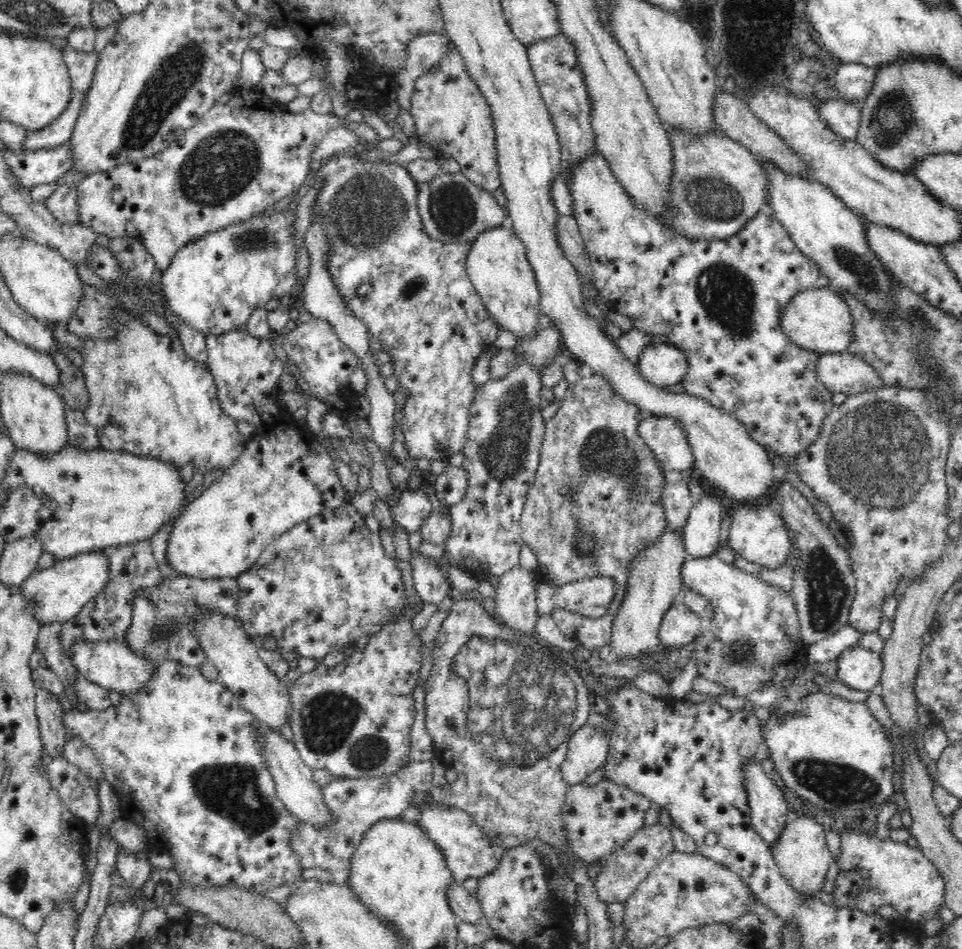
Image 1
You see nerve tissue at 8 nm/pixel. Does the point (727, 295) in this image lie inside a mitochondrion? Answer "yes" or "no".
yes

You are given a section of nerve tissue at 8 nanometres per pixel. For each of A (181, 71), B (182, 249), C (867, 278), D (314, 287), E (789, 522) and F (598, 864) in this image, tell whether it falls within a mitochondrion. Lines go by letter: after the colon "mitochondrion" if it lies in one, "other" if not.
A: mitochondrion
B: other
C: mitochondrion
D: other
E: other
F: other

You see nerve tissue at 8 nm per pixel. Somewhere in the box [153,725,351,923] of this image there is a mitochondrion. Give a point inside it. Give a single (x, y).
(232, 791)

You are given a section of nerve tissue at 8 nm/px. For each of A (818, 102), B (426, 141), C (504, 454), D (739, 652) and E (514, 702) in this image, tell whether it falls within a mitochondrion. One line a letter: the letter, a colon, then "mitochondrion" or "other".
A: other
B: other
C: mitochondrion
D: mitochondrion
E: mitochondrion

